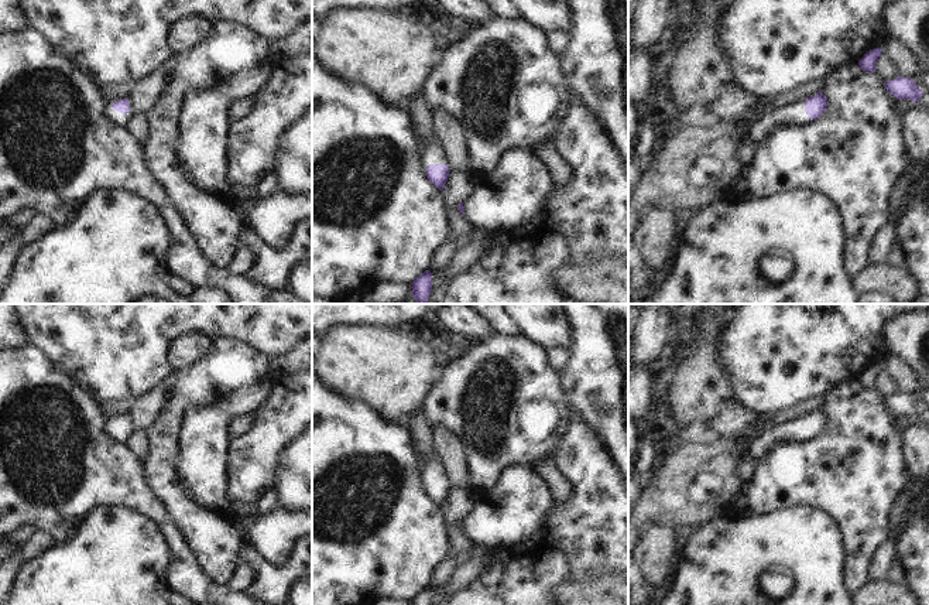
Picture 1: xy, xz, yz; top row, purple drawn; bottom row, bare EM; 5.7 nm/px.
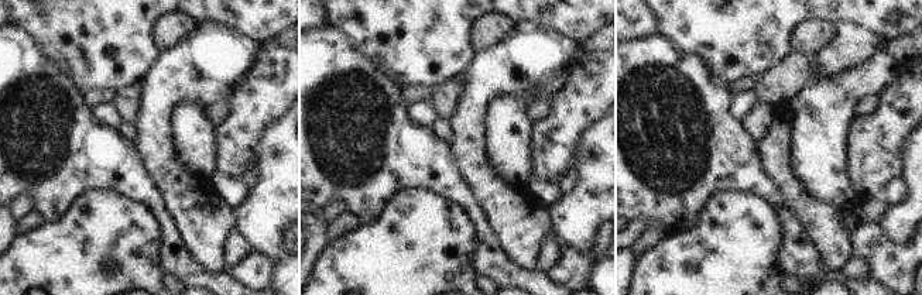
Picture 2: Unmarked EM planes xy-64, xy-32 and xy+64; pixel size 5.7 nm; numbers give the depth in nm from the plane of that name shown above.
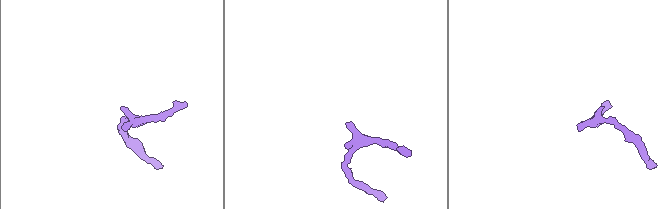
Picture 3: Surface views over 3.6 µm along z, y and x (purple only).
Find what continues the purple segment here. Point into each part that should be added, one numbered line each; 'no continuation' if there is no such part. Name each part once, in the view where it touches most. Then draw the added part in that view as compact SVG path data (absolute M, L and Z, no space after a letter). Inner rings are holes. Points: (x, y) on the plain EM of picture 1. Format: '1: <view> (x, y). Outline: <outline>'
1: xy (120, 434). Outline: M107 423L107 431L116 437L120 441L124 441L130 433L130 430L120 430L117 427L114 427L112 423Z

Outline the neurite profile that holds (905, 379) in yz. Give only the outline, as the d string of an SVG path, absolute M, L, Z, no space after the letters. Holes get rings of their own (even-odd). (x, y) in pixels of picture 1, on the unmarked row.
M888 355L881 362L882 369L885 369L889 376L897 382L898 392L902 394L916 394L921 392L918 379L913 372L895 355Z

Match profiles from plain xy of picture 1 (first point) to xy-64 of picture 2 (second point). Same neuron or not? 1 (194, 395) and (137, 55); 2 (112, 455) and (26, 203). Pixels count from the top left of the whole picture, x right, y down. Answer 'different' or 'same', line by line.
1: different
2: different

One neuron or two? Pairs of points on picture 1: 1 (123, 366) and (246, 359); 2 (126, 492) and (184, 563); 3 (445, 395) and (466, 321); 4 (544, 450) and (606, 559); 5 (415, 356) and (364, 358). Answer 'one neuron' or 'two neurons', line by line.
1: two neurons
2: one neuron
3: two neurons
4: two neurons
5: one neuron

